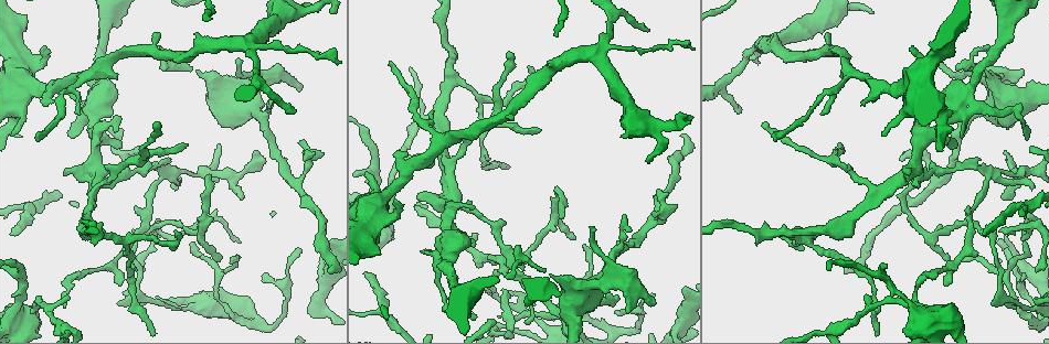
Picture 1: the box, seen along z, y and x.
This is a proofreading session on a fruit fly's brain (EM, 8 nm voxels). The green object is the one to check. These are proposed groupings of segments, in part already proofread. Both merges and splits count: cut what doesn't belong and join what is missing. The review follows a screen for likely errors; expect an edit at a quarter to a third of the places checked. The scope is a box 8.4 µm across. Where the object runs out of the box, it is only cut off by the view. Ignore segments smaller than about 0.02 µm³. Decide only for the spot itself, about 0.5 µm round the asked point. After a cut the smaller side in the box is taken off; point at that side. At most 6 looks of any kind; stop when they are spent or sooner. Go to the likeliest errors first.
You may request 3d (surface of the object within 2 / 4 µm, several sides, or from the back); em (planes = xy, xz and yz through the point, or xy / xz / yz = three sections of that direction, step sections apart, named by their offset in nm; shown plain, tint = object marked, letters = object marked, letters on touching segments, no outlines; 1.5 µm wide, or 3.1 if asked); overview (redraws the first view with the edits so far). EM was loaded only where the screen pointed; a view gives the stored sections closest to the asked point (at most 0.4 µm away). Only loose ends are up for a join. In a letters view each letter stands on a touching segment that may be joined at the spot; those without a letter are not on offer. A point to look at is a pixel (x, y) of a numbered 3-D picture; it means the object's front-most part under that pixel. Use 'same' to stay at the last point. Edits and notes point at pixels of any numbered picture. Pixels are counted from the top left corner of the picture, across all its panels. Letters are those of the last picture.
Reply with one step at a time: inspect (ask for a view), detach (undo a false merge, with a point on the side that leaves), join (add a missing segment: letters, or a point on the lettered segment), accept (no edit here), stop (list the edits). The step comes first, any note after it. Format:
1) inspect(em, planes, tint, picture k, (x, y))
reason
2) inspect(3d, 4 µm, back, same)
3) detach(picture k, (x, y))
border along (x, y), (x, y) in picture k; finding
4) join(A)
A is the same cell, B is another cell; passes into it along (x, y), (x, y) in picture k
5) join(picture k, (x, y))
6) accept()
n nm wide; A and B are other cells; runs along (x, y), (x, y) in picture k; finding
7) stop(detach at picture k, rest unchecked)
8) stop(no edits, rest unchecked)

inspect(3d, 2 µm, picture 1, (659, 190))
tapers out

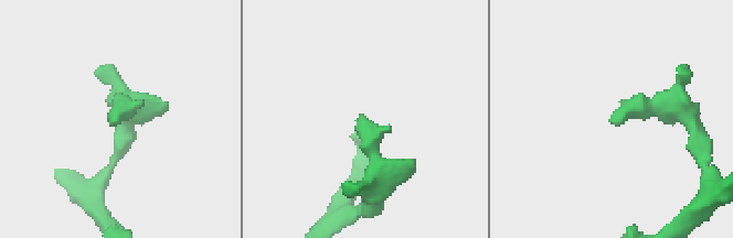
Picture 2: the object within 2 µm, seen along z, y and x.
inspect(em, xz, step 4, letters, picture 2, (361, 121))

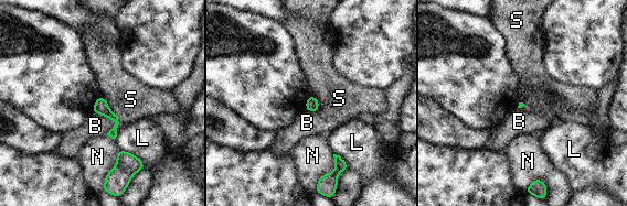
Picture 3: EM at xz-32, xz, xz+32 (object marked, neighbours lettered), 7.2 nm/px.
accept()
B, L, N and S are other cells; none of them fits

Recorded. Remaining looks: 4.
inspect(em, planes, tint, picture 1, (149, 214))
looks like a crossing

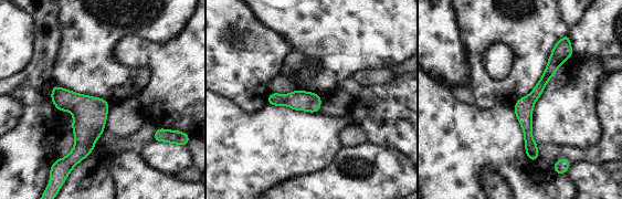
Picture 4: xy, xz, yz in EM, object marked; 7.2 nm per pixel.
inspect(em, planes, letters, same)
see the neighbours

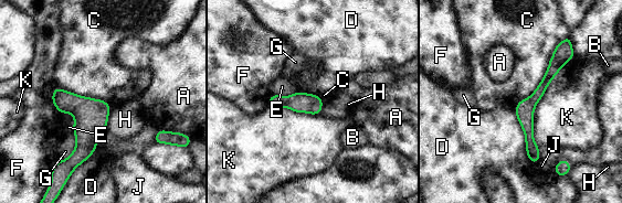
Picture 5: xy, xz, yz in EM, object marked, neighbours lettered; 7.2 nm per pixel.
accept()
K touches over 700 nm; A, B, C, D, E, F, G, H, J and K are other cells; border along (514, 109), (534, 164) in picture 5; one neuron here

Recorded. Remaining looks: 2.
stop(no edits, rest unchecked)

